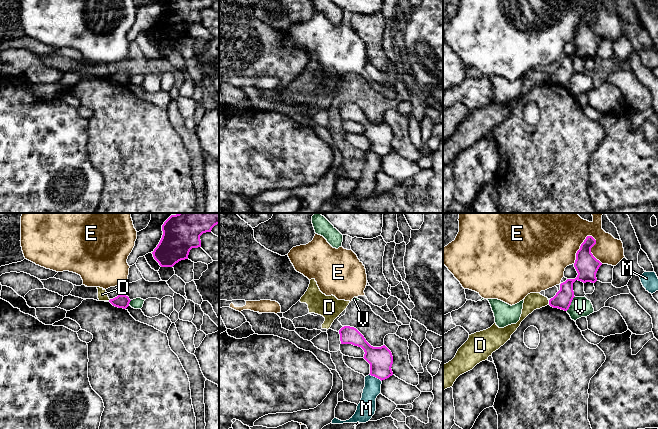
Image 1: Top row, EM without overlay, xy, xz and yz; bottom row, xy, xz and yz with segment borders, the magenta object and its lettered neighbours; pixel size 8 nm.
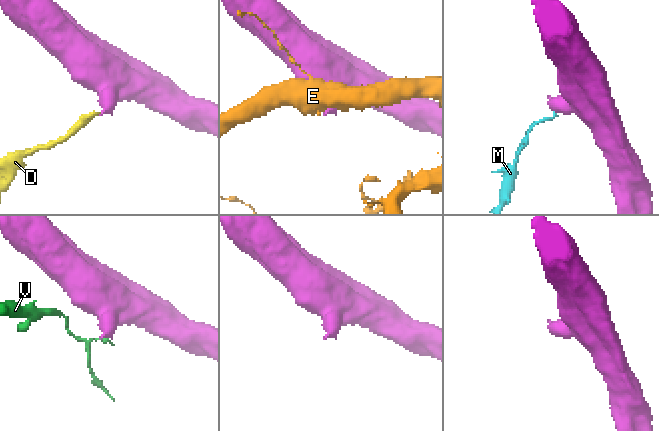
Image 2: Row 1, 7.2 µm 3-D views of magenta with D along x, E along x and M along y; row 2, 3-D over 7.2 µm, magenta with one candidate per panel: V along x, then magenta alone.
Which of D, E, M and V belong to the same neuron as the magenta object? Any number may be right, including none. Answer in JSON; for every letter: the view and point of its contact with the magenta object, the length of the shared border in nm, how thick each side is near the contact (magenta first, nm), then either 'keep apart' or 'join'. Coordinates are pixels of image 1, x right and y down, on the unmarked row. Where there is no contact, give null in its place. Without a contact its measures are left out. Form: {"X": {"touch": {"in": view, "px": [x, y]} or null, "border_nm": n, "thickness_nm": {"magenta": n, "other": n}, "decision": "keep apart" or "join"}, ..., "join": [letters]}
{"D": {"touch": {"in": "yz", "px": [549, 78]}, "border_nm": 40, "thickness_nm": {"magenta": 150, "other": 140}, "decision": "keep apart"}, "E": {"touch": {"in": "yz", "px": [591, 23]}, "border_nm": 280, "thickness_nm": {"magenta": 190, "other": 300}, "decision": "keep apart"}, "M": {"touch": {"in": "xz", "px": [375, 152]}, "border_nm": 120, "thickness_nm": {"magenta": 190, "other": 140}, "decision": "keep apart"}, "V": {"touch": {"in": "yz", "px": [570, 79]}, "border_nm": 140, "thickness_nm": {"magenta": 150, "other": 160}, "decision": "keep apart"}, "join": []}

